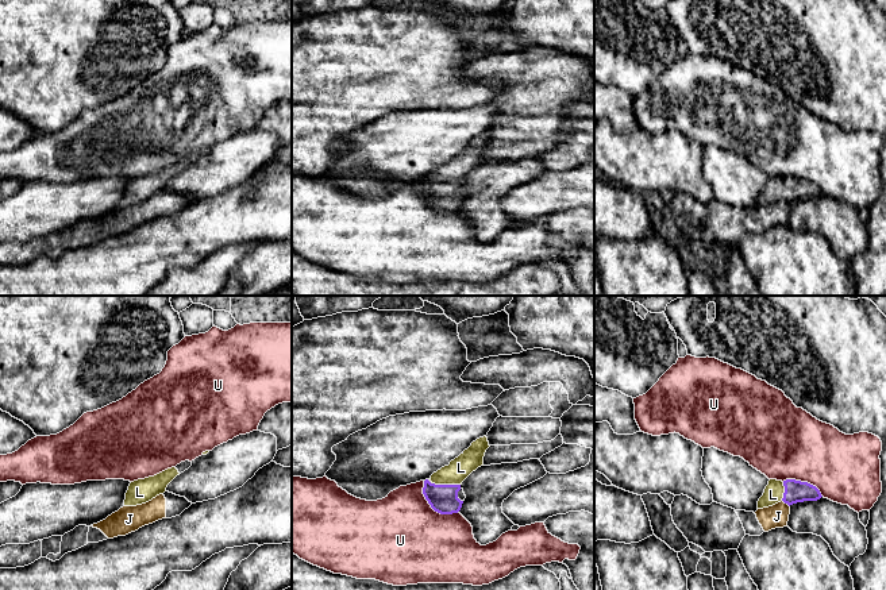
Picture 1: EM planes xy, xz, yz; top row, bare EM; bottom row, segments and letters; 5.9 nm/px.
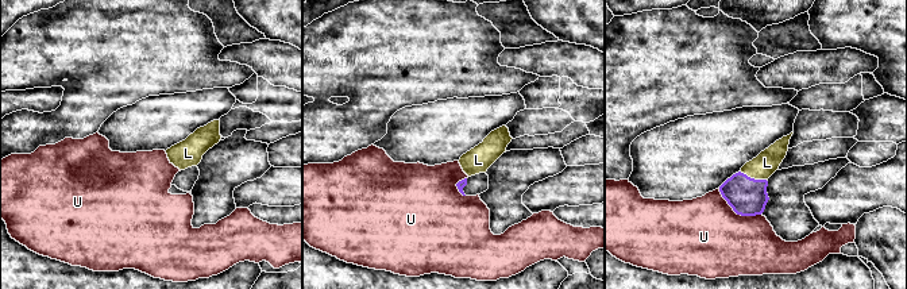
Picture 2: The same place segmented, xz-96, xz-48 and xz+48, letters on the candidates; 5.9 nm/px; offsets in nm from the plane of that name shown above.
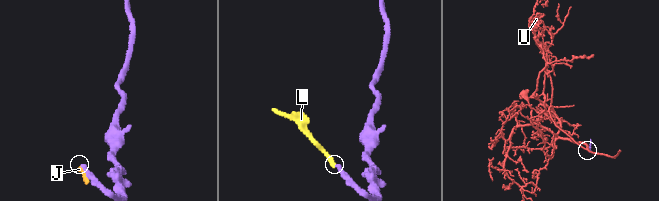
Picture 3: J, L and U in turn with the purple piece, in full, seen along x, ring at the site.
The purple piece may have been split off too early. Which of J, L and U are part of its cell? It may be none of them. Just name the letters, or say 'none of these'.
L

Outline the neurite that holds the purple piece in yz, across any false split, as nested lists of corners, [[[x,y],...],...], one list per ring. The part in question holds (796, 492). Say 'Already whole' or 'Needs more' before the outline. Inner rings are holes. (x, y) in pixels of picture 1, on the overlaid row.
Needs more. [[[770,479],[763,495],[758,501],[758,509],[773,506],[781,501],[790,506],[797,502],[817,501],[821,497],[820,490],[808,482]]]

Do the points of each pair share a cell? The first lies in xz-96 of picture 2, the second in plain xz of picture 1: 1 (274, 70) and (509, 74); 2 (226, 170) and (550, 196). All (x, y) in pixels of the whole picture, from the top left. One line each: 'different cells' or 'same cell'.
1: same cell
2: different cells

